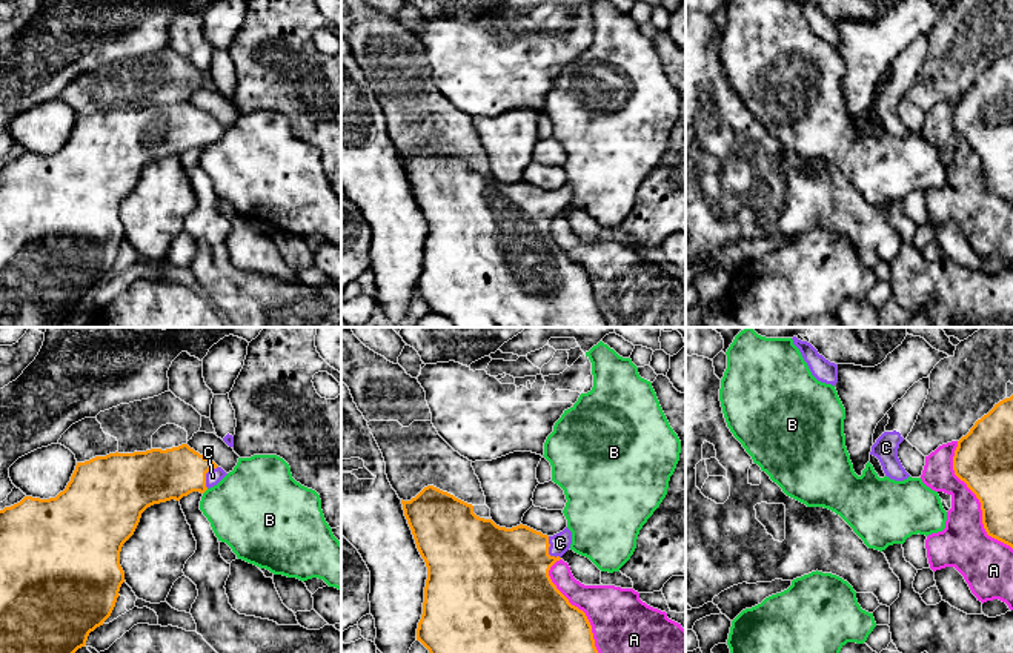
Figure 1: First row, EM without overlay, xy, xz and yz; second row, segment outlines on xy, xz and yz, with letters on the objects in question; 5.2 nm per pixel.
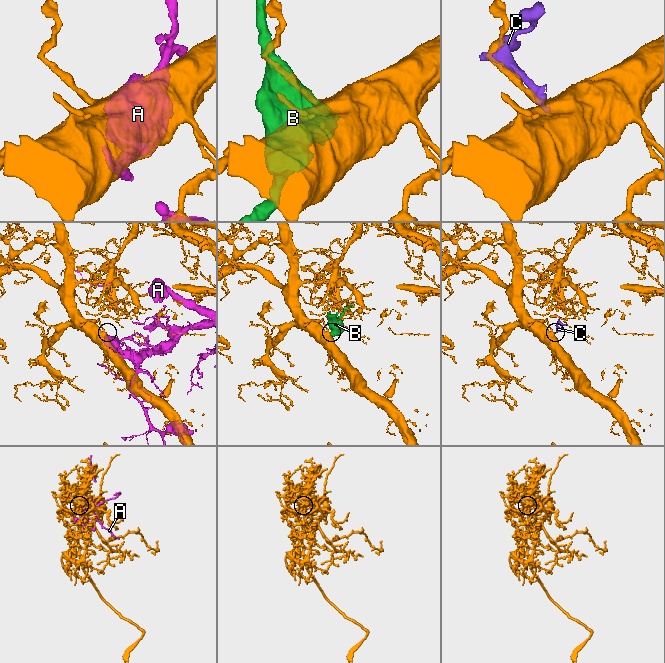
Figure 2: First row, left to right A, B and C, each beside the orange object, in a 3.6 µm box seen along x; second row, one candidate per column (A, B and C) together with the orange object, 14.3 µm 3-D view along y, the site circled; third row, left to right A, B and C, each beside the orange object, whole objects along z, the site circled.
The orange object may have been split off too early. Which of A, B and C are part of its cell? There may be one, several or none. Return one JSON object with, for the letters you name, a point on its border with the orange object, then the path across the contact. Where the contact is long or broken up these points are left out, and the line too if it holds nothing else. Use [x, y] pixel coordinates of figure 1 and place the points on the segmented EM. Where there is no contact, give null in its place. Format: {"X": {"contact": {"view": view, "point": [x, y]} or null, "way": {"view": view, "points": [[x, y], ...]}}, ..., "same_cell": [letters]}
{"C": {"contact": {"view": "xz", "point": [548, 550]}, "way": {"view": "xz", "points": [[504, 570], [521, 556], [548, 550], [560, 543]]}}, "same_cell": ["C"]}

